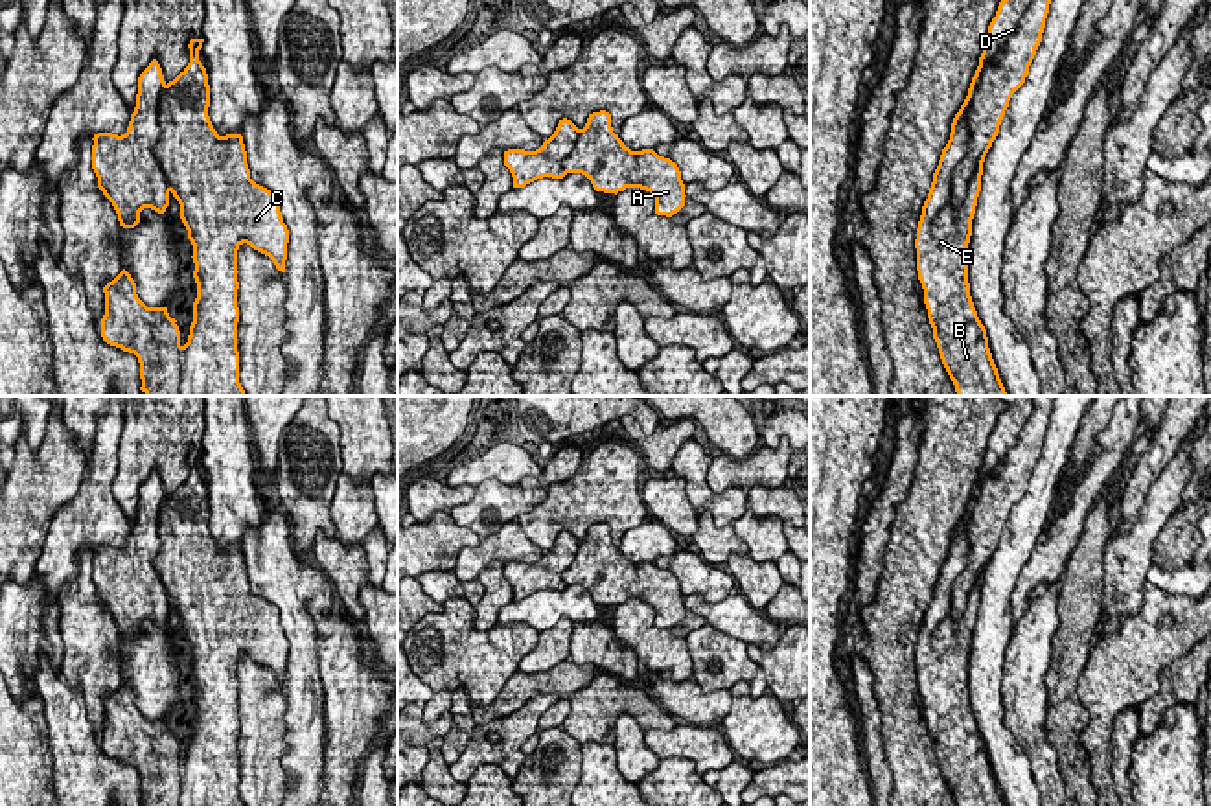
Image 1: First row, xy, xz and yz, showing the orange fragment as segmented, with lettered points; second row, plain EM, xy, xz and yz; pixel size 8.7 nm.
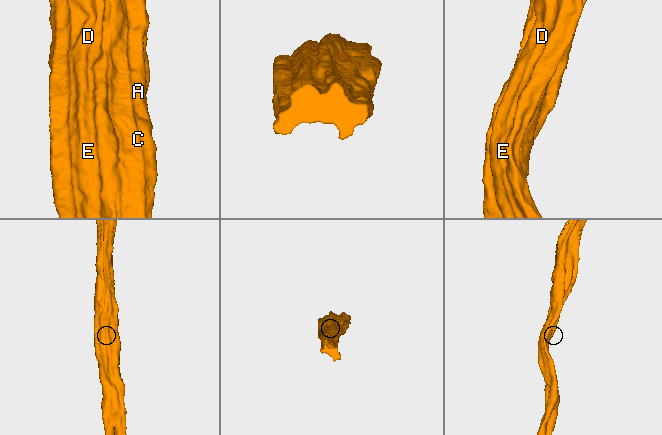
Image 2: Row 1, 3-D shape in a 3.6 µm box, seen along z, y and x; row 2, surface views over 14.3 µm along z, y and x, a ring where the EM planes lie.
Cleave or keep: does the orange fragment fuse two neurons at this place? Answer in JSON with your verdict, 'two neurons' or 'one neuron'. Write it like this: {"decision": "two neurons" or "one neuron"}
{"decision": "two neurons"}

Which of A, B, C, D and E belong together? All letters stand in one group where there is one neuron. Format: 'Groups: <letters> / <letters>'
Groups: A C / B D E

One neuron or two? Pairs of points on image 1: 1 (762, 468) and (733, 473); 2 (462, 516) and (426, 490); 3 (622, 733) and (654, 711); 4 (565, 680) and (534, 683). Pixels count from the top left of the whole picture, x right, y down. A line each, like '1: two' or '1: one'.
1: one
2: two
3: two
4: one

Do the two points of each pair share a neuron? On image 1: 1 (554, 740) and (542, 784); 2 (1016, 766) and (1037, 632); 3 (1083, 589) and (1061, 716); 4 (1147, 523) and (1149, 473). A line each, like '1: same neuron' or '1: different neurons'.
1: same neuron
2: different neurons
3: same neuron
4: different neurons

